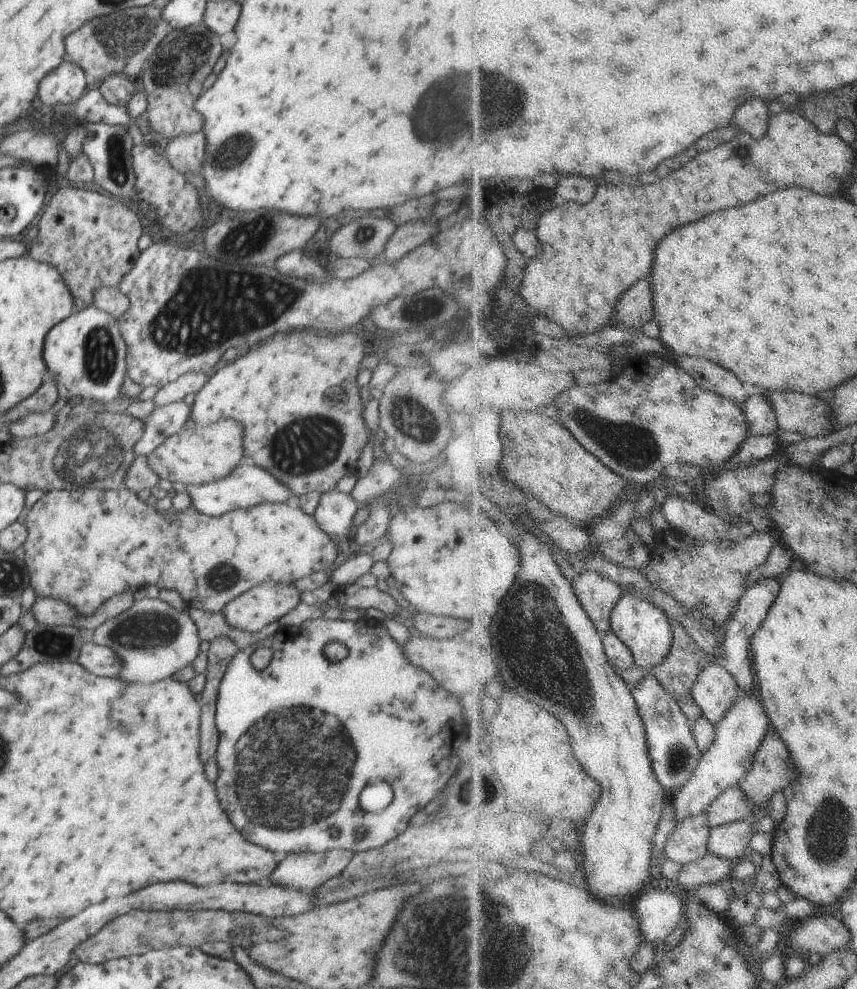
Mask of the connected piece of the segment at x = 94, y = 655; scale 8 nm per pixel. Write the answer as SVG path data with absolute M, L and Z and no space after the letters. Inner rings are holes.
M94 642L83 644L77 663L98 676L116 676L121 669L121 660L117 654Z

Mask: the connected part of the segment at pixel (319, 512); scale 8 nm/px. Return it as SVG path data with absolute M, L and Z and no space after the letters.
M332 489L321 494L313 518L325 534L338 541L347 536L357 510L359 506L351 494Z

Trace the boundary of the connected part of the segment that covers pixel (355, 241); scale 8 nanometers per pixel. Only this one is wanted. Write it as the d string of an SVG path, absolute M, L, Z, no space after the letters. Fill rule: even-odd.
M358 218L342 226L330 240L332 256L372 260L384 251L397 226L391 218Z

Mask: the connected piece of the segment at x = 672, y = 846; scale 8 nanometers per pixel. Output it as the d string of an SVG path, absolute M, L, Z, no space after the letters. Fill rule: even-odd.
M709 810L680 823L667 847L667 857L682 866L709 855Z

